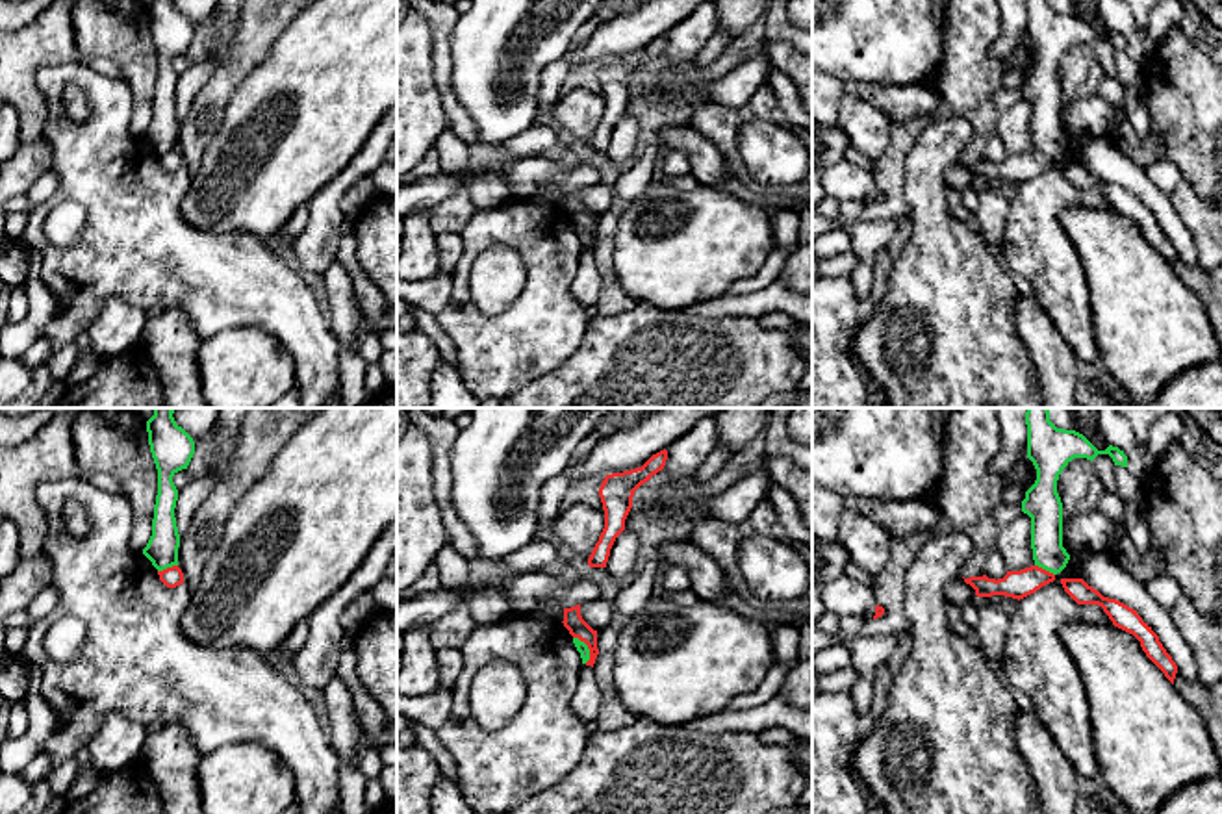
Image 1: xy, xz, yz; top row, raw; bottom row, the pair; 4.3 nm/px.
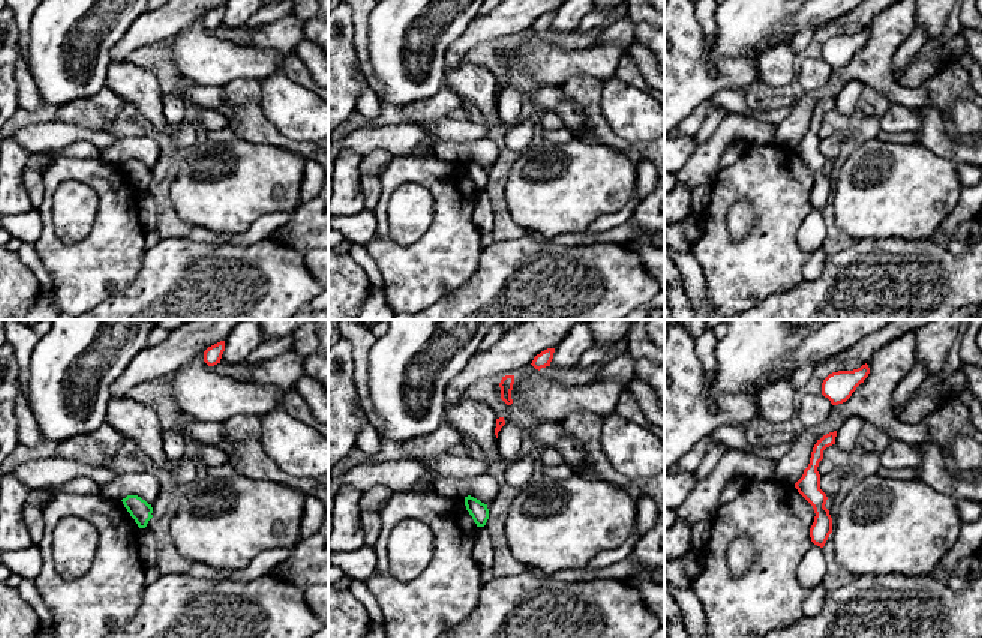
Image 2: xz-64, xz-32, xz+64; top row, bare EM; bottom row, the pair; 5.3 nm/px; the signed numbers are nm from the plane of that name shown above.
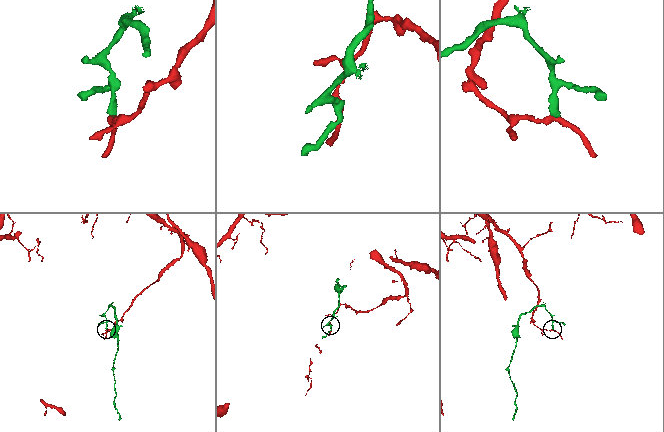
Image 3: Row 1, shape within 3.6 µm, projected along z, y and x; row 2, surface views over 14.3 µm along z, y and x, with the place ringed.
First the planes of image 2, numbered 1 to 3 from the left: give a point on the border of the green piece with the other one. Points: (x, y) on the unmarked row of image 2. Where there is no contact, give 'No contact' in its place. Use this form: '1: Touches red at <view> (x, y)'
1: No contact
2: No contact
3: No contact

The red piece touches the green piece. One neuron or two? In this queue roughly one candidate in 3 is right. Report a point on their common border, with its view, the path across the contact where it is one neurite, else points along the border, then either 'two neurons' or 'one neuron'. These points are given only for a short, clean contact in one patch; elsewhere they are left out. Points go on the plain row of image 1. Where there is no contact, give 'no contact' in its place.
meets red in xz at (588, 232); border along xz (573, 221), (586, 230), (586, 247); two neurons

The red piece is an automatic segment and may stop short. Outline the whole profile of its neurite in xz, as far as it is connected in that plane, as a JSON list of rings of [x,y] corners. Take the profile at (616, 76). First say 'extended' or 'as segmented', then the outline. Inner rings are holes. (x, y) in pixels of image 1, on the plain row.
as segmented; [[[668,35],[653,39],[642,52],[606,59],[599,82],[605,95],[605,113],[595,128],[588,150],[606,152],[610,134],[616,122],[625,115],[625,104],[632,93],[634,76],[651,65],[653,59],[664,54],[668,45]]]

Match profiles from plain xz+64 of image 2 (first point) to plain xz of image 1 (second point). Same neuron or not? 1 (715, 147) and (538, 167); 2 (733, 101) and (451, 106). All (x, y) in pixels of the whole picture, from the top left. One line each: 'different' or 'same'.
1: same
2: same

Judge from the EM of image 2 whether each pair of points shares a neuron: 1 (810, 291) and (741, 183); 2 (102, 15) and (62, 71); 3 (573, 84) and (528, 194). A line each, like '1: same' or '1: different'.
1: different
2: same
3: different

